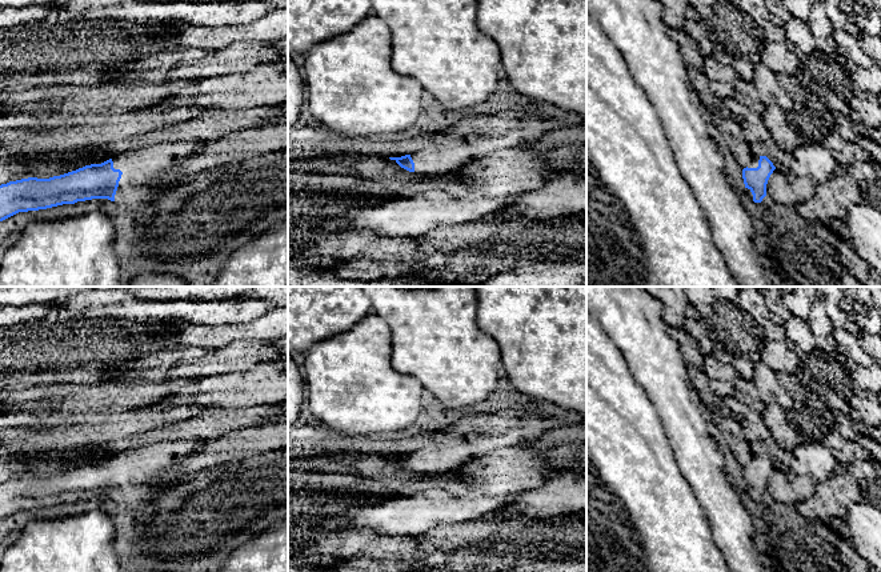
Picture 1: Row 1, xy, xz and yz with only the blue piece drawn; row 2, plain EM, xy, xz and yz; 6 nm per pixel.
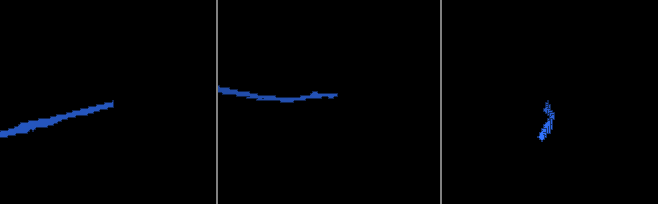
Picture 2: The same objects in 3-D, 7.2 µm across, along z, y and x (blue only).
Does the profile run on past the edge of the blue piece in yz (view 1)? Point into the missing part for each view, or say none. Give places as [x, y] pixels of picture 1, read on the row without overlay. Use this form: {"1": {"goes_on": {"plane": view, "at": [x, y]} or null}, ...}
{"1": {"goes_on": {"plane": "yz", "at": [745, 491]}}}

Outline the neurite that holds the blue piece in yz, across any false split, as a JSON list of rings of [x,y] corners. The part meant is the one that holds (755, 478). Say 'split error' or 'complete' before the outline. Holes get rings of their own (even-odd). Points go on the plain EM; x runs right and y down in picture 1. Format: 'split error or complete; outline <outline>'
split error; outline [[[753,455],[742,468],[744,484],[740,491],[745,499],[761,501],[766,495],[766,483],[776,465],[766,455]]]

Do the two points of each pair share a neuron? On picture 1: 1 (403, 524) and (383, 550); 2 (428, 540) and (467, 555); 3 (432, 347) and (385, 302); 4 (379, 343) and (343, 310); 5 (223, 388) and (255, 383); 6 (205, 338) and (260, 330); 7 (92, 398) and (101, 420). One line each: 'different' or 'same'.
1: different
2: same
3: same
4: different
5: same
6: same
7: different

